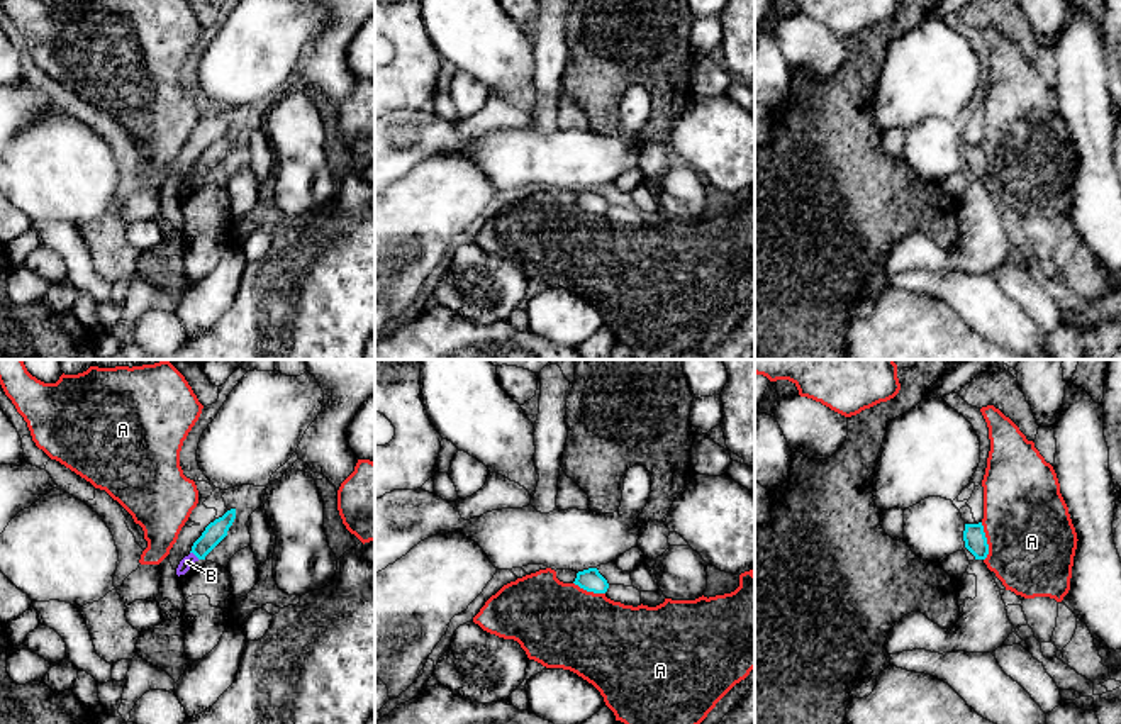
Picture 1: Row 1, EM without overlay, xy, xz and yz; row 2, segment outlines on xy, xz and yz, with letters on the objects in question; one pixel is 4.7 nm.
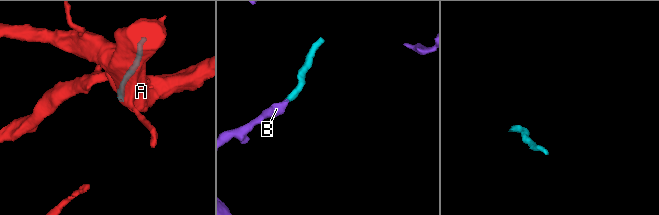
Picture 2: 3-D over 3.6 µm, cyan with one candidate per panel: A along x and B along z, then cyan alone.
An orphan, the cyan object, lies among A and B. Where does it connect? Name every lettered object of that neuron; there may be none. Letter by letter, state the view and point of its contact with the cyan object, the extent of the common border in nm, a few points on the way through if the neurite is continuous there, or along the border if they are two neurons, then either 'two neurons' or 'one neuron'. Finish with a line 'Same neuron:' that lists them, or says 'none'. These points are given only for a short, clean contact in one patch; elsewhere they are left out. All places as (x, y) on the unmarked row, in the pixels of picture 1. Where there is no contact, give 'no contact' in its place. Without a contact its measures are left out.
A: yz (986, 161) | 180 nm | two neurons
B: xy (195, 175) | 60 nm | two neurons
Same neuron: none

